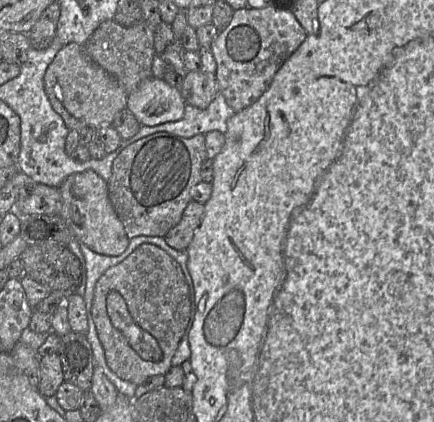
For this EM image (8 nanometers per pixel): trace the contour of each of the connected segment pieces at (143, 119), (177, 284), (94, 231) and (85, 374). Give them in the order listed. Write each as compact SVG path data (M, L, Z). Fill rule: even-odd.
M150 77L128 95L126 107L140 126L156 126L181 120L185 106L178 88L170 86L164 79Z
M144 243L123 261L108 268L97 280L92 319L103 346L108 367L122 380L135 385L149 377L165 375L188 325L191 313L189 286L180 265L160 247Z
M93 170L69 175L58 187L61 197L59 215L72 229L75 239L92 251L107 255L122 254L129 244L124 226L108 197L107 182Z
M70 331L60 336L57 352L64 382L76 385L84 392L91 391L94 355L86 333Z

